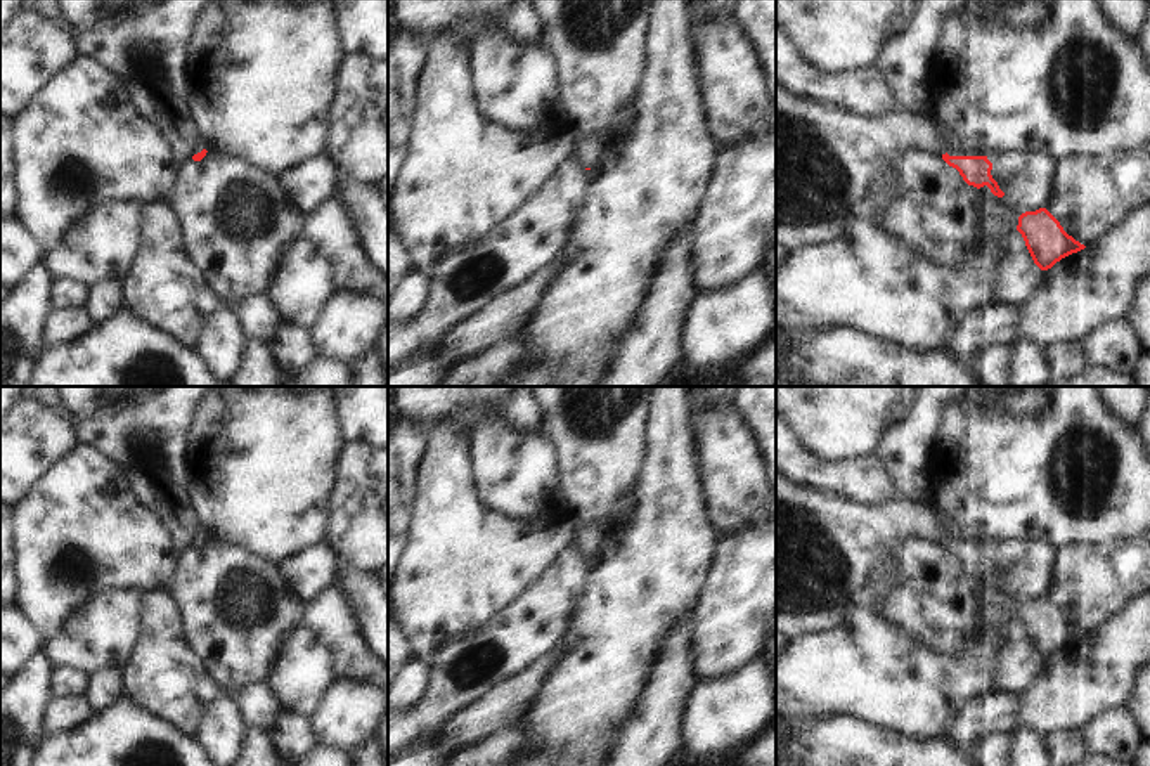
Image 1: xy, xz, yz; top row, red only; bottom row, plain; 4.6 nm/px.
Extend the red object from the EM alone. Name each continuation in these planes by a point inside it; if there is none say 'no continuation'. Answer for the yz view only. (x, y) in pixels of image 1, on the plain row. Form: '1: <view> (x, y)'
1: yz (826, 545)

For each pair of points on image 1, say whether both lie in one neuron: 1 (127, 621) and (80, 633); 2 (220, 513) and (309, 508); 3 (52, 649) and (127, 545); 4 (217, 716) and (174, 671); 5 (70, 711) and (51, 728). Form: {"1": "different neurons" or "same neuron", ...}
{"1": "same neuron", "2": "same neuron", "3": "different neurons", "4": "different neurons", "5": "same neuron"}

